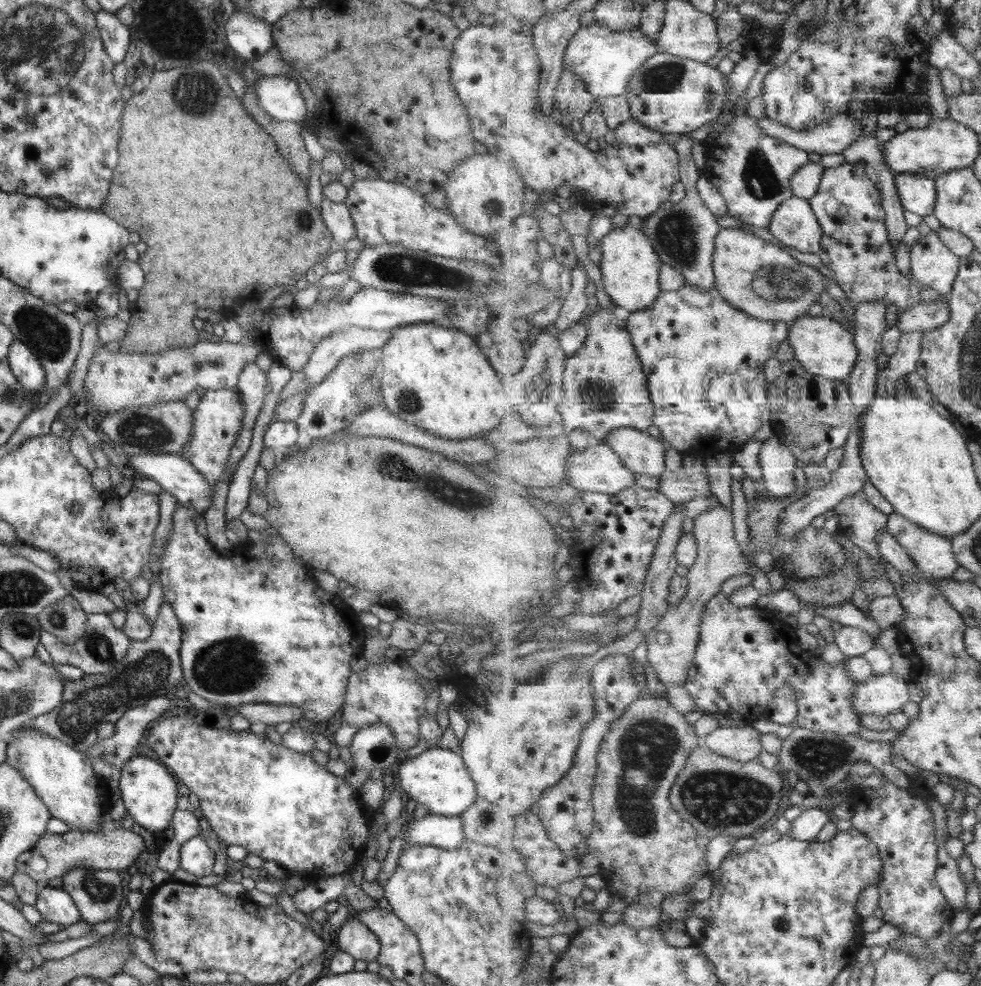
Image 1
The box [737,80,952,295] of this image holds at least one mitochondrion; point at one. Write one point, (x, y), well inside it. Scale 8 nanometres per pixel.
(760, 182)

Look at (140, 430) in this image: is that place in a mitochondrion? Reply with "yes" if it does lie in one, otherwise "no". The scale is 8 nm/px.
yes

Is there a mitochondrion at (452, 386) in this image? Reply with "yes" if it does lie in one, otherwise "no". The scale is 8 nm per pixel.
no

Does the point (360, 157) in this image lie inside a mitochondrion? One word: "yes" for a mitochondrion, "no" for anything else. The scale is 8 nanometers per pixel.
no

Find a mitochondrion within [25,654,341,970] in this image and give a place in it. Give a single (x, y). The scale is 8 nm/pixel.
(98, 887)

